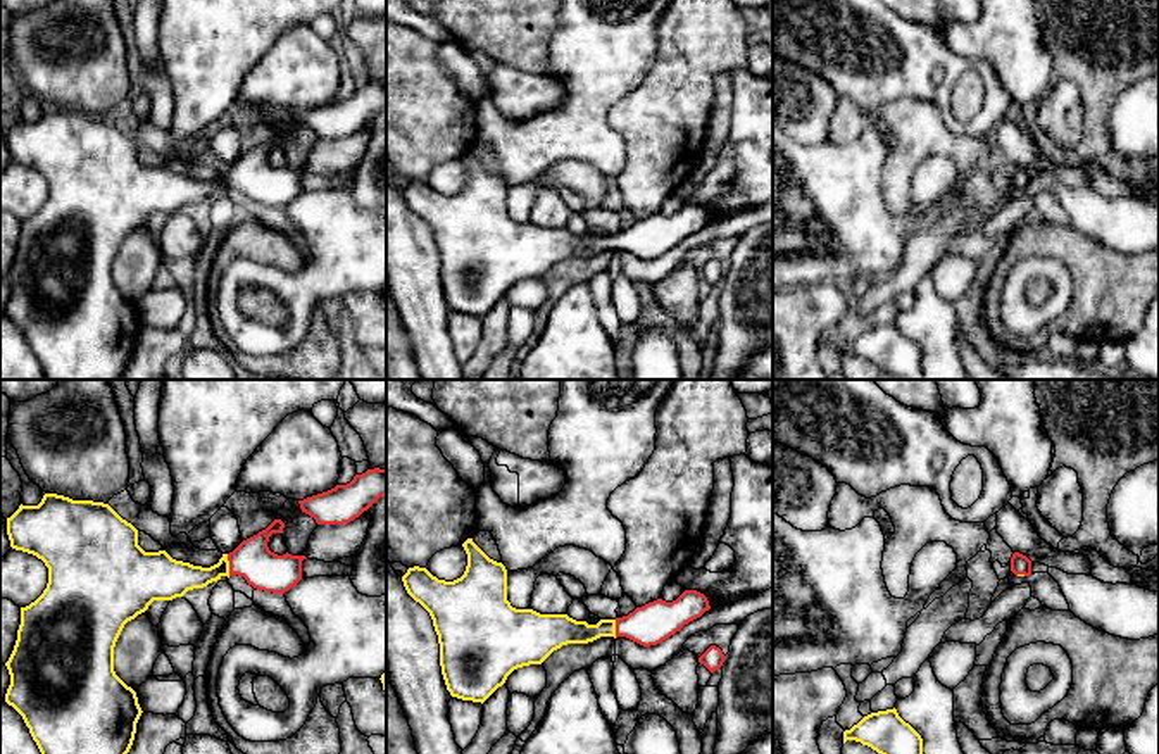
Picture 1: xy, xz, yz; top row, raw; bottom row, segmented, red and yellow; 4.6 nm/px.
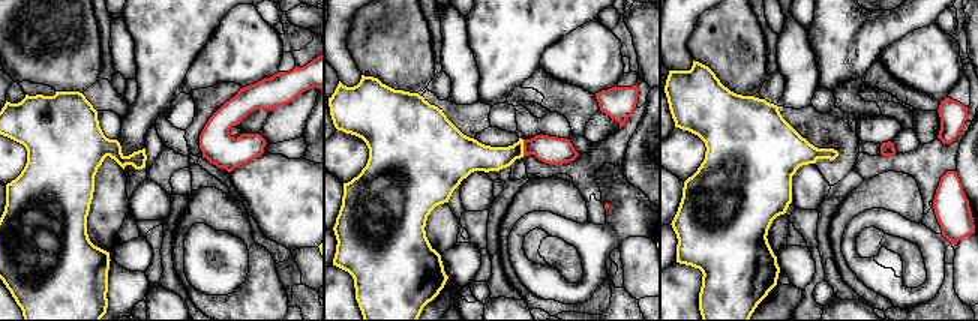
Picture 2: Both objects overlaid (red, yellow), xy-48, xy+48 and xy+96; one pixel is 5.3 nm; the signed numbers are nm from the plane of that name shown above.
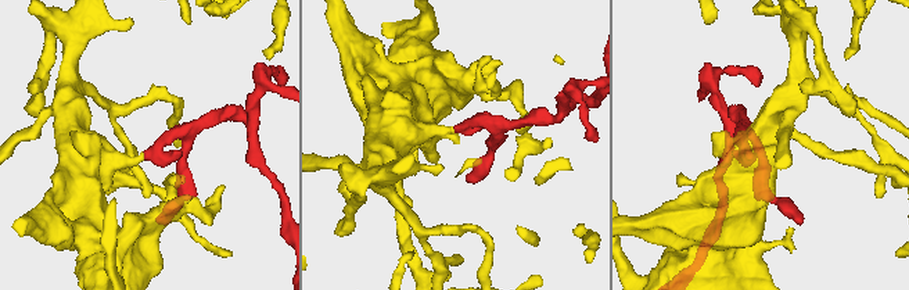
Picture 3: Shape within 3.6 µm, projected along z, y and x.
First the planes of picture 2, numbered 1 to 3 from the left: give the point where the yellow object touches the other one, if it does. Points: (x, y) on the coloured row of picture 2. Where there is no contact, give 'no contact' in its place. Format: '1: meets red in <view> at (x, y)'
1: no contact
2: meets red in xy+48 at (524, 147)
3: no contact

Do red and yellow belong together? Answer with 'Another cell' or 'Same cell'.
Same cell

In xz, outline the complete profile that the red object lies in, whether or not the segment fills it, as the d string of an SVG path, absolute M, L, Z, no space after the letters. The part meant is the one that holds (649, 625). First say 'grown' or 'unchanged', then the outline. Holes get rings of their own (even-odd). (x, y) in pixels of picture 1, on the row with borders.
grown; M473 538L462 547L467 566L454 581L438 580L419 566L402 576L407 594L433 619L447 690L462 701L483 704L514 669L542 664L562 645L626 637L650 647L711 609L707 597L697 590L685 590L673 602L657 599L628 616L597 625L567 614L516 609L507 600L505 566L490 559Z

